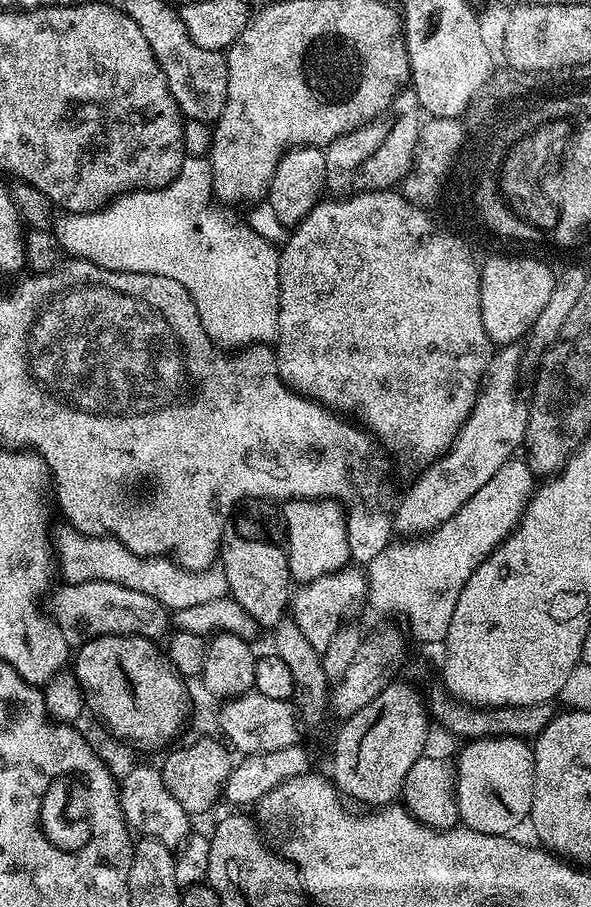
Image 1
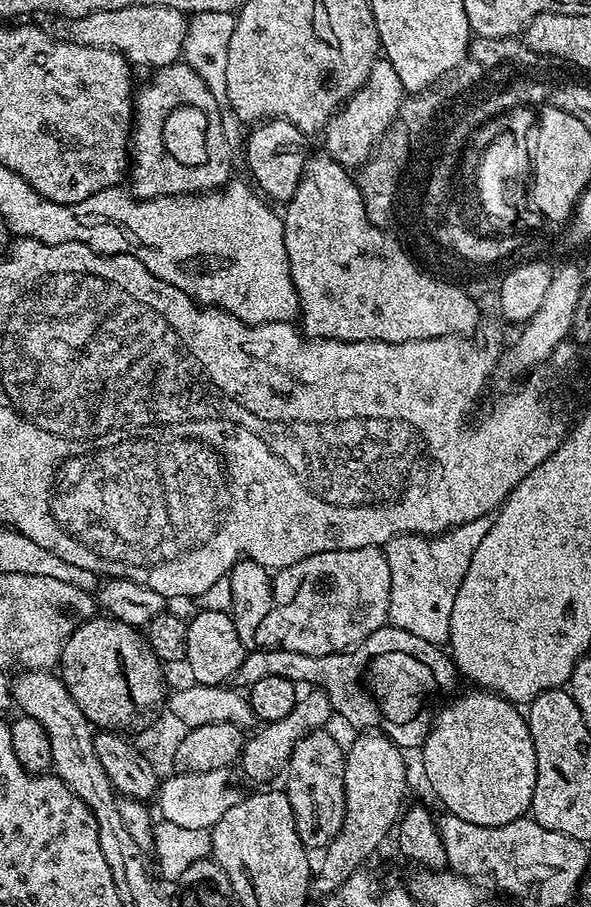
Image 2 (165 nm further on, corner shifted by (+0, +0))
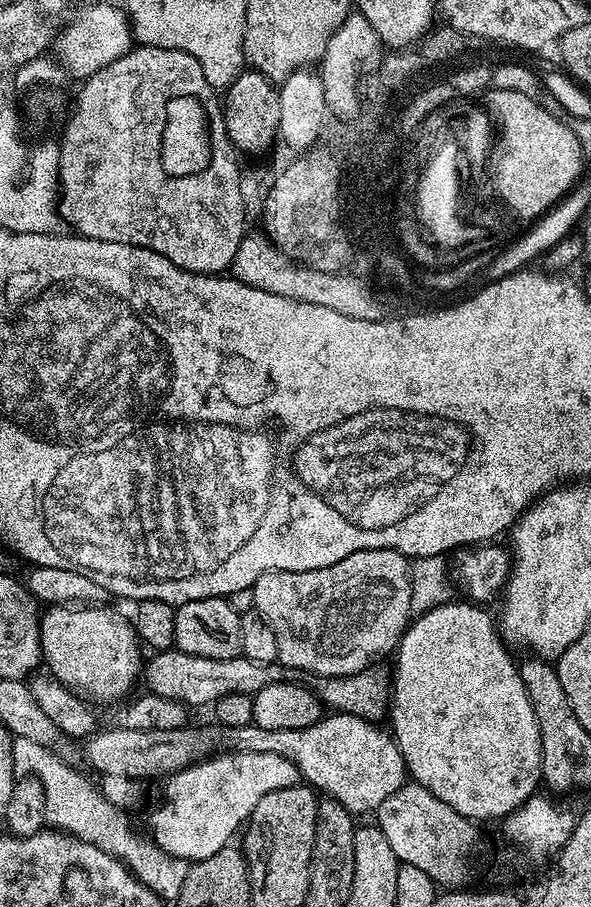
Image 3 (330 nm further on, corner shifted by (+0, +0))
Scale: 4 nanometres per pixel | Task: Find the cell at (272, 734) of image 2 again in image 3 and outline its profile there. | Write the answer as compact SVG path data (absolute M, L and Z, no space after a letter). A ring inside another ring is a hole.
M231 750L221 751L219 754L212 754L203 760L197 760L196 763L184 768L180 772L173 772L171 776L163 781L164 784L164 801L153 810L148 816L148 828L151 839L162 850L166 850L172 856L177 856L189 862L197 860L205 860L210 858L210 854L218 854L218 850L229 847L232 835L239 833L245 827L248 816L254 810L254 806L258 806L258 802L262 802L262 798L266 798L266 794L274 794L274 790L286 790L290 786L301 783L302 777L300 771L294 766L294 762L290 762L286 758L282 758L278 754L266 754L265 752L233 752Z

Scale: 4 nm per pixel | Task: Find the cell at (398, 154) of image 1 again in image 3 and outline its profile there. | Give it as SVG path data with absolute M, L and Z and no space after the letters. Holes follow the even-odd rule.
M349 14L342 26L338 26L338 30L334 30L334 34L329 38L324 59L318 64L322 90L326 94L326 106L333 117L355 117L361 111L360 79L371 72L373 75L379 69L381 59L382 45L378 34L374 34L374 26L370 26L370 22L366 22L364 16Z

